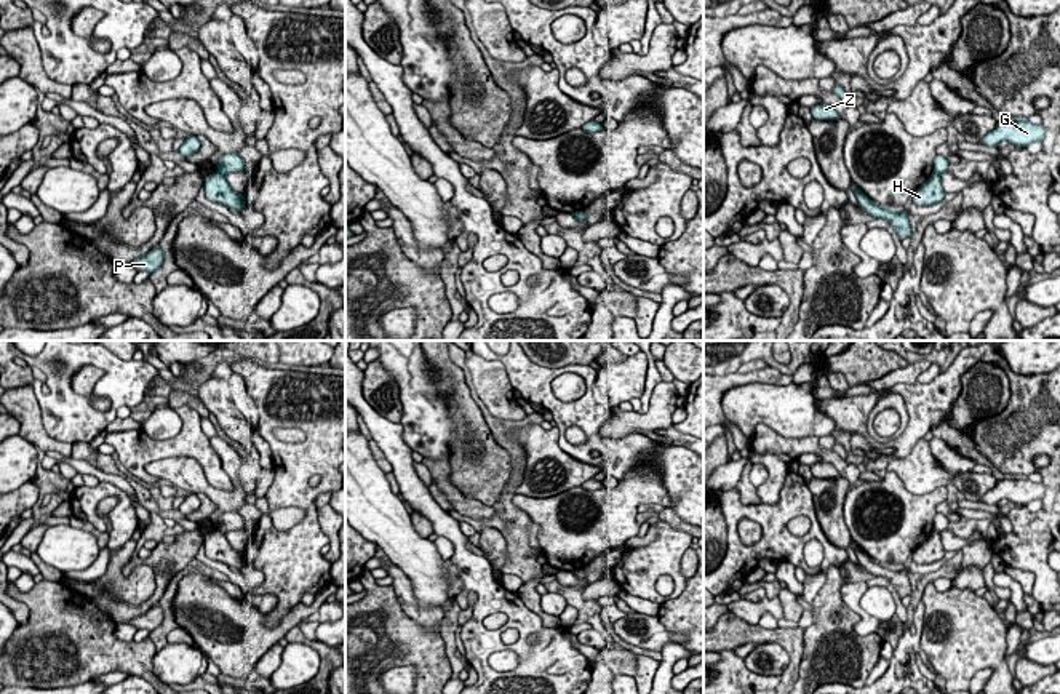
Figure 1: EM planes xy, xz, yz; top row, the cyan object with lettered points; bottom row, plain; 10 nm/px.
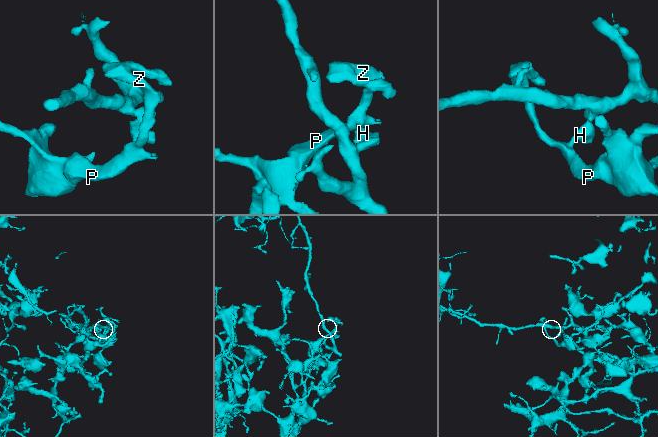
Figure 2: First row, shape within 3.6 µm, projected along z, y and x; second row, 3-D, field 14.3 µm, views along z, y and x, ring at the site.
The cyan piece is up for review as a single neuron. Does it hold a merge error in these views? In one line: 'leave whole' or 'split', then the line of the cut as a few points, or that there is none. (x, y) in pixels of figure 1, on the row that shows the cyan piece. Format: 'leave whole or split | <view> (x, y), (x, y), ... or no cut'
split | xy (218, 171), (224, 176)

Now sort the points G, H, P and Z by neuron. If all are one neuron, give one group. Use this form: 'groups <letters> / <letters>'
groups G / H P Z

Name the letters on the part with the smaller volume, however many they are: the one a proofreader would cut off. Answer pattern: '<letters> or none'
G

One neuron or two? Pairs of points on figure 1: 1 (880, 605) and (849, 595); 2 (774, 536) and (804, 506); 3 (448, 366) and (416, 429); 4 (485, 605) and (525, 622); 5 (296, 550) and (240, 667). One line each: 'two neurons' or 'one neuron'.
1: two neurons
2: one neuron
3: two neurons
4: one neuron
5: two neurons

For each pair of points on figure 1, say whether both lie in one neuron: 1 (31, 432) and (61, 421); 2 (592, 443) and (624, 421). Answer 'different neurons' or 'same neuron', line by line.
1: different neurons
2: different neurons

